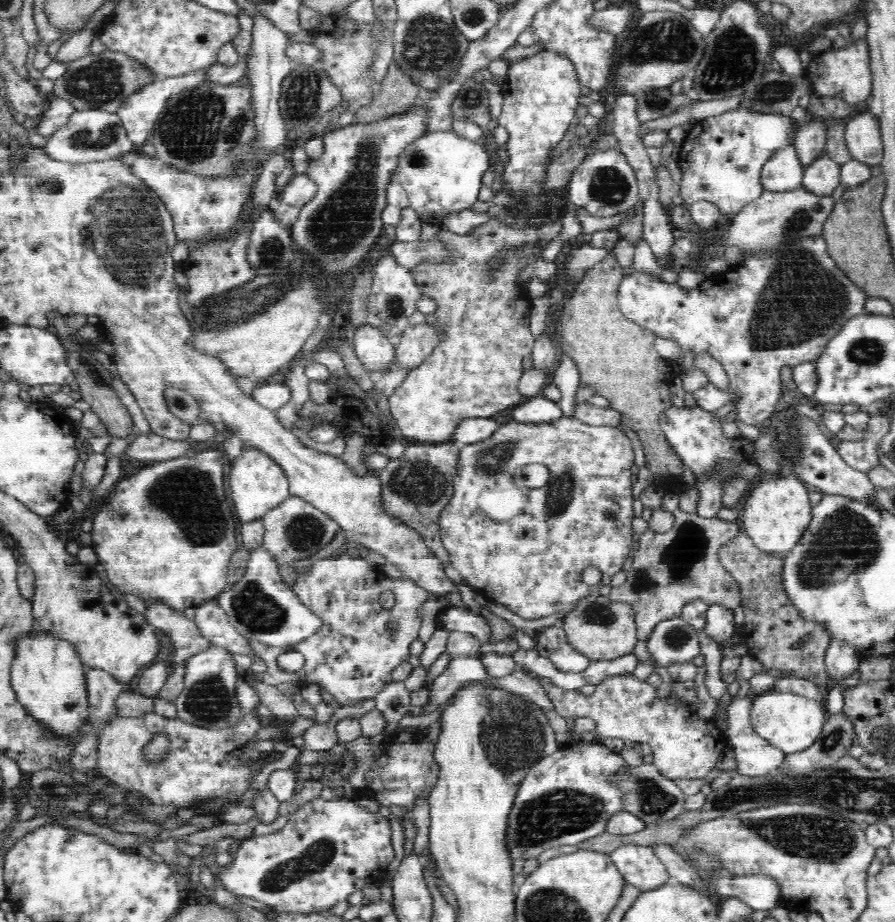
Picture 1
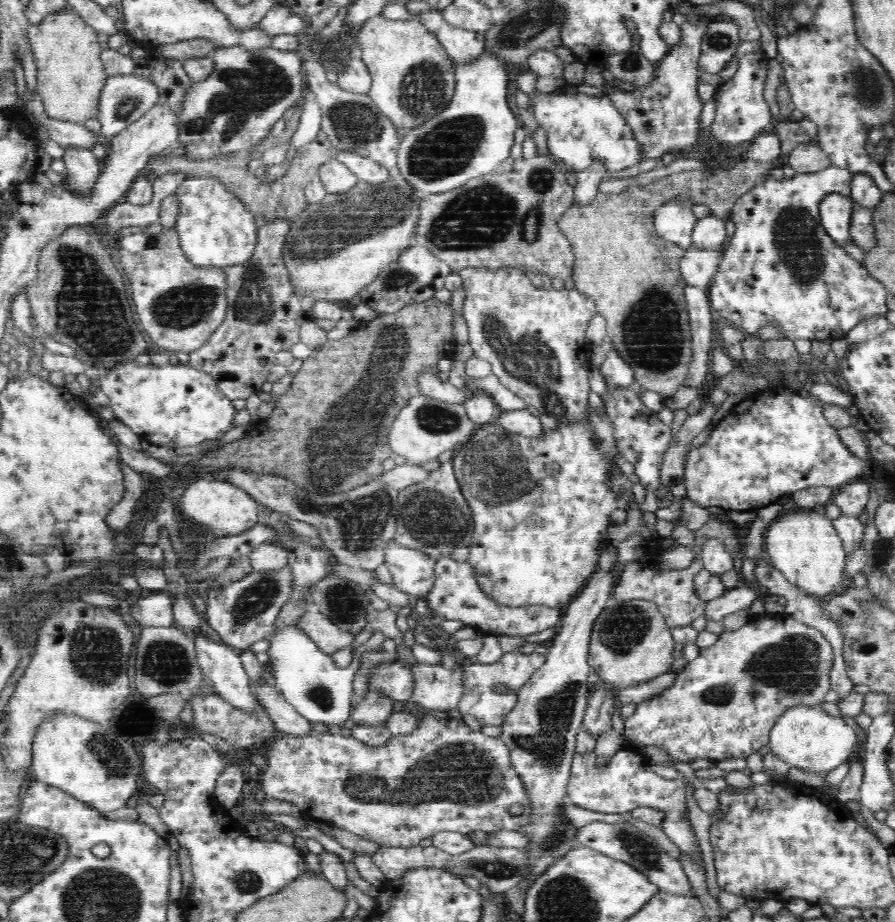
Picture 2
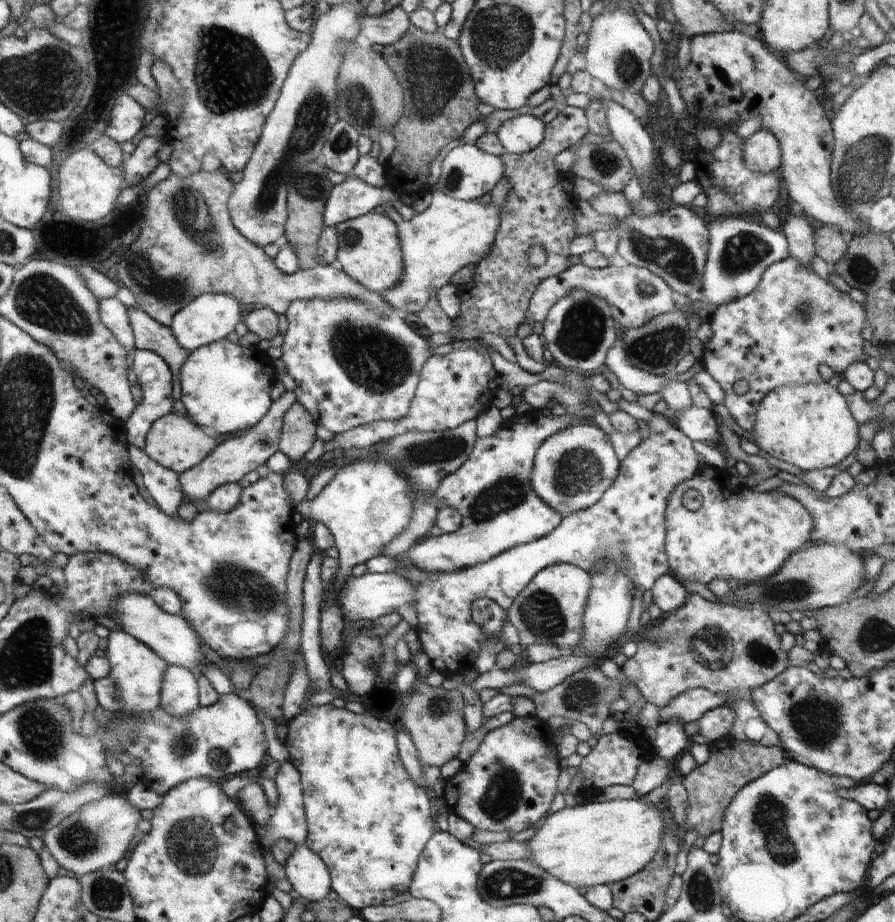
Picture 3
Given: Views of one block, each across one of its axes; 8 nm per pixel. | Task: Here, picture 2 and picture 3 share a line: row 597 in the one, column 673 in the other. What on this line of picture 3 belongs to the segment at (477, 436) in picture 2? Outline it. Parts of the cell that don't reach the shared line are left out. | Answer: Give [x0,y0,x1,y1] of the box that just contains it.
[666,465,814,586]

